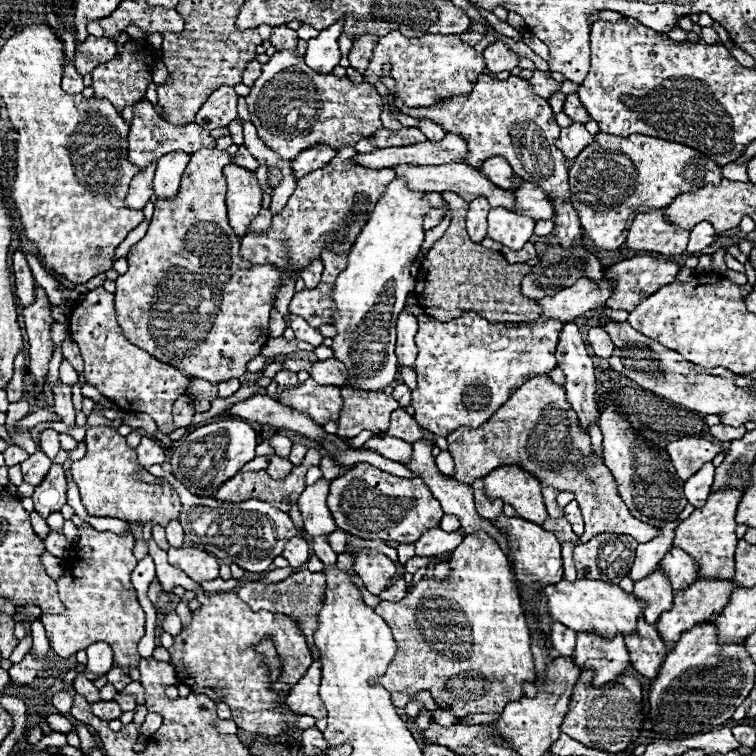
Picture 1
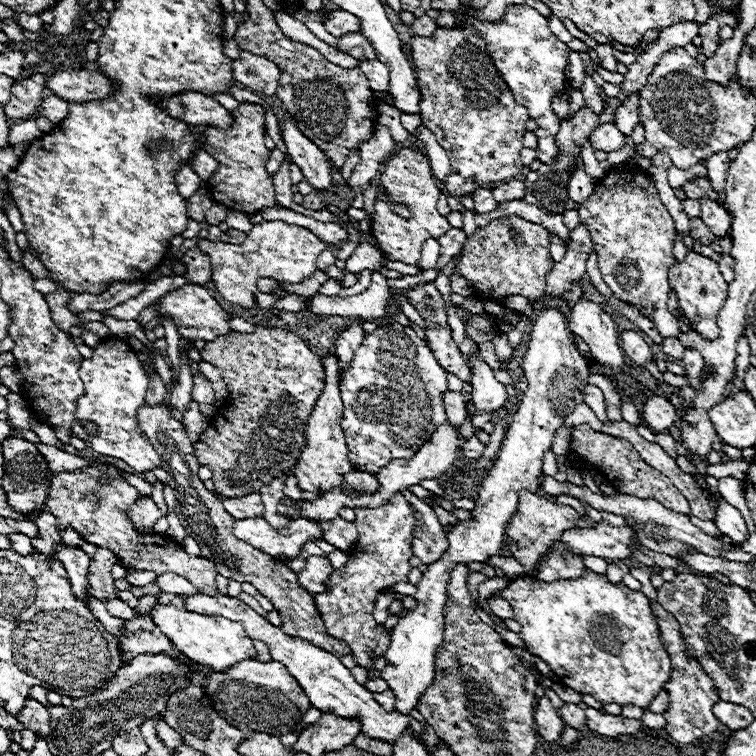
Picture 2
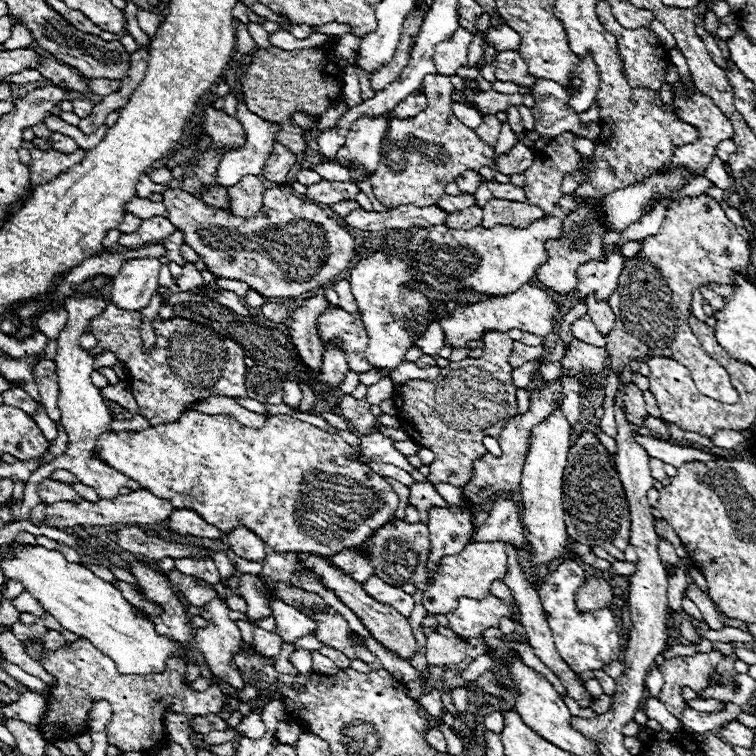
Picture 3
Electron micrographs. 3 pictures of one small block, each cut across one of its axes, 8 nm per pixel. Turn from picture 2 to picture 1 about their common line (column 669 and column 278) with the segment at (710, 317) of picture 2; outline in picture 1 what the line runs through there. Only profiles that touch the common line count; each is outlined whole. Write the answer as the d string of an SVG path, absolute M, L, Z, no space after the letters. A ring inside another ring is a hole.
M200 148L198 152L194 152L190 156L190 162L188 162L188 168L186 168L186 174L182 174L182 186L180 186L180 192L176 198L172 200L158 200L154 206L154 218L150 222L150 228L146 232L146 236L134 244L128 252L128 272L122 274L118 280L116 280L116 292L114 292L114 302L116 302L116 316L118 316L118 324L124 332L124 336L136 344L138 348L146 350L148 354L152 354L156 360L162 360L174 368L178 368L180 372L186 372L188 376L194 376L194 378L202 378L202 380L208 380L210 384L220 384L220 382L226 382L226 380L232 380L232 378L240 378L244 372L246 372L246 364L256 358L262 350L262 346L266 344L268 340L268 320L270 320L270 302L274 298L274 290L278 286L278 280L280 280L280 272L278 268L266 264L266 266L256 266L256 270L252 270L252 264L242 260L240 258L240 240L238 236L234 234L234 230L230 228L228 224L228 216L226 216L226 180L224 180L224 172L222 168L226 164L232 162L232 156L226 152L226 150L218 150L218 148ZM184 334L198 334L198 340L194 338L186 338Z

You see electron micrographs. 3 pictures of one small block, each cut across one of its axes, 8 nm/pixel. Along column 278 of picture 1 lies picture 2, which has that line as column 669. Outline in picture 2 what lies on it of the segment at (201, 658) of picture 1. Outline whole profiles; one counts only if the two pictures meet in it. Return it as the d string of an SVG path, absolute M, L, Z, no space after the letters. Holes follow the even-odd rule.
M650 602L650 606L652 606L652 614L654 614L654 618L658 622L658 628L660 628L660 640L662 640L662 644L668 650L670 660L672 660L670 680L666 682L670 706L664 712L664 718L666 718L664 728L676 742L692 744L692 742L696 742L700 738L706 738L706 736L710 736L712 732L718 730L720 722L712 714L712 706L718 702L718 694L712 686L712 680L704 674L700 664L696 664L696 660L692 660L690 656L686 656L686 644L684 644L684 638L680 634L680 626L678 626L676 618L672 618L658 602Z

